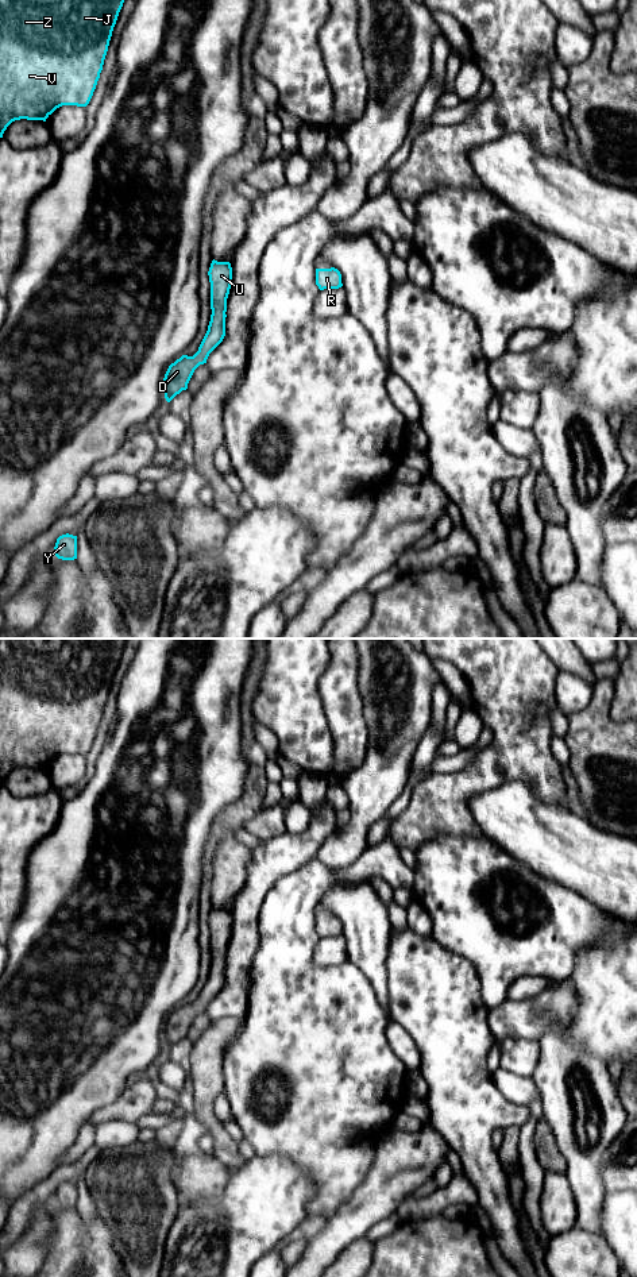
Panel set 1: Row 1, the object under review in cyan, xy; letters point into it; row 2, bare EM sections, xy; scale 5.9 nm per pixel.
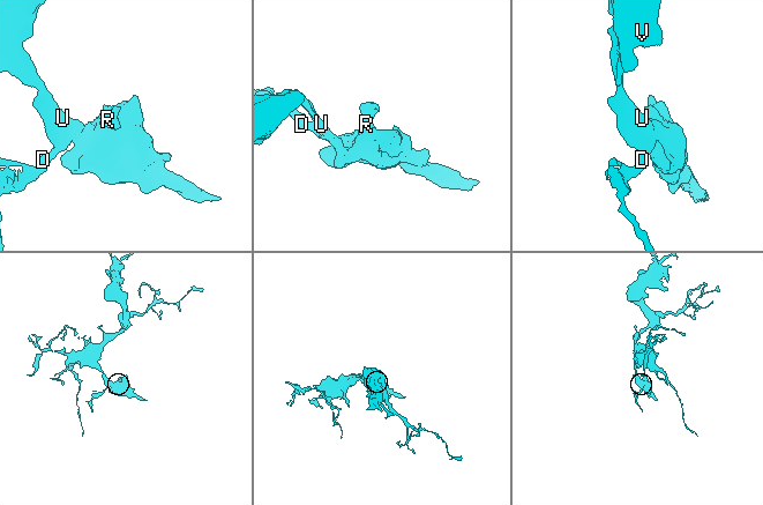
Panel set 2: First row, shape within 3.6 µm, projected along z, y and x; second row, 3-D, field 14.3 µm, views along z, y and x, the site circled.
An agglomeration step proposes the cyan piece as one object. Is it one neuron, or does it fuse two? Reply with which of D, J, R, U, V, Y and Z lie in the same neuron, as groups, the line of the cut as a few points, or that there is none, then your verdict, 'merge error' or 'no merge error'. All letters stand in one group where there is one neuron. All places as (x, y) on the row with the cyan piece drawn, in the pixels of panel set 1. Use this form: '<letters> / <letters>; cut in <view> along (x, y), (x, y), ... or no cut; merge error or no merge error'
D J R U V Y Z; no cut; no merge error

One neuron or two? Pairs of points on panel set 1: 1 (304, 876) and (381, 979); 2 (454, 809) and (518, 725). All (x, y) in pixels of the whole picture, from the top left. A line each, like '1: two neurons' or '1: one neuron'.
1: two neurons
2: one neuron

